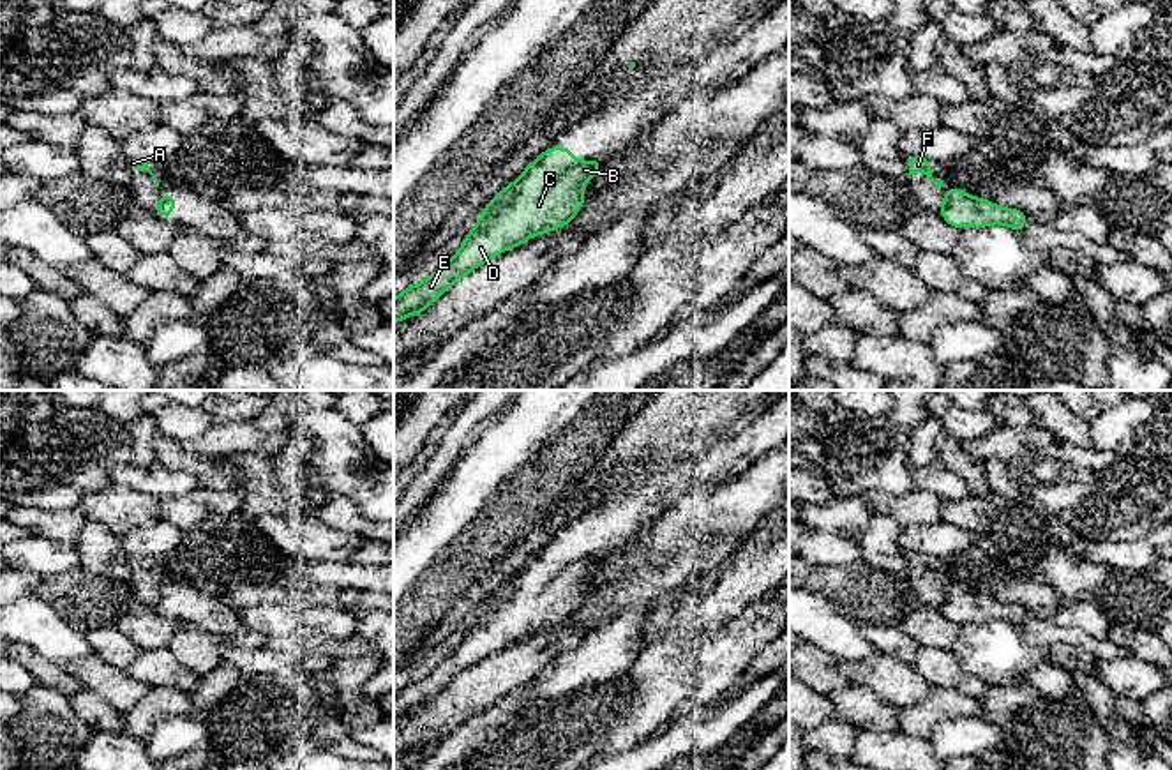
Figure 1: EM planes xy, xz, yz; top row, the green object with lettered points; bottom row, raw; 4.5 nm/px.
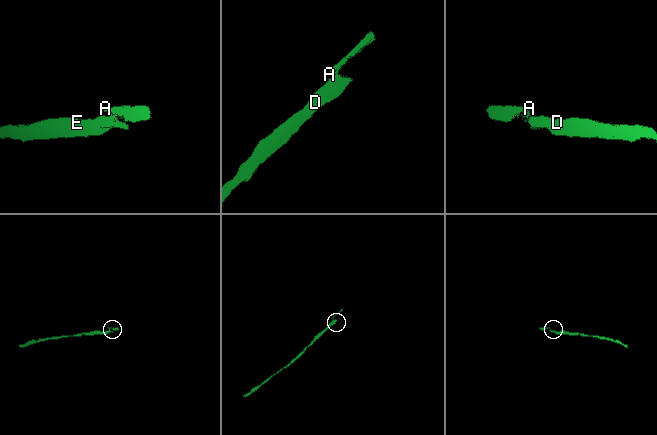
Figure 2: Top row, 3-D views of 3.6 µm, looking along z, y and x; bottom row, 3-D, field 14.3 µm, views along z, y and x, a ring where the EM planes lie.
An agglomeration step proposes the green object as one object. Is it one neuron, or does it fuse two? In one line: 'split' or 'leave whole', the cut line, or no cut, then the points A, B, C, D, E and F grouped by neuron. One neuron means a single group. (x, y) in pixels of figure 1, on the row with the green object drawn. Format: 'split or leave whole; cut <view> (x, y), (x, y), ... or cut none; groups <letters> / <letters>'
split; cut xy (163, 200), (154, 211); groups A F / B C D E

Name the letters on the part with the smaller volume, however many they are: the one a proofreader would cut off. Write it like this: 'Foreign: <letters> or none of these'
Foreign: A, F

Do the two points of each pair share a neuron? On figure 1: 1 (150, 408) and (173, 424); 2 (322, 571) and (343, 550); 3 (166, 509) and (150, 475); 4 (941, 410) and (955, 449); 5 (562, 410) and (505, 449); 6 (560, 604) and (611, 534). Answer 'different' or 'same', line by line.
1: same
2: different
3: different
4: different
5: same
6: same

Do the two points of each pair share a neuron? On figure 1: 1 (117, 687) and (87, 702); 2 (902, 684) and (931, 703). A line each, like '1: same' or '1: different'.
1: different
2: different

